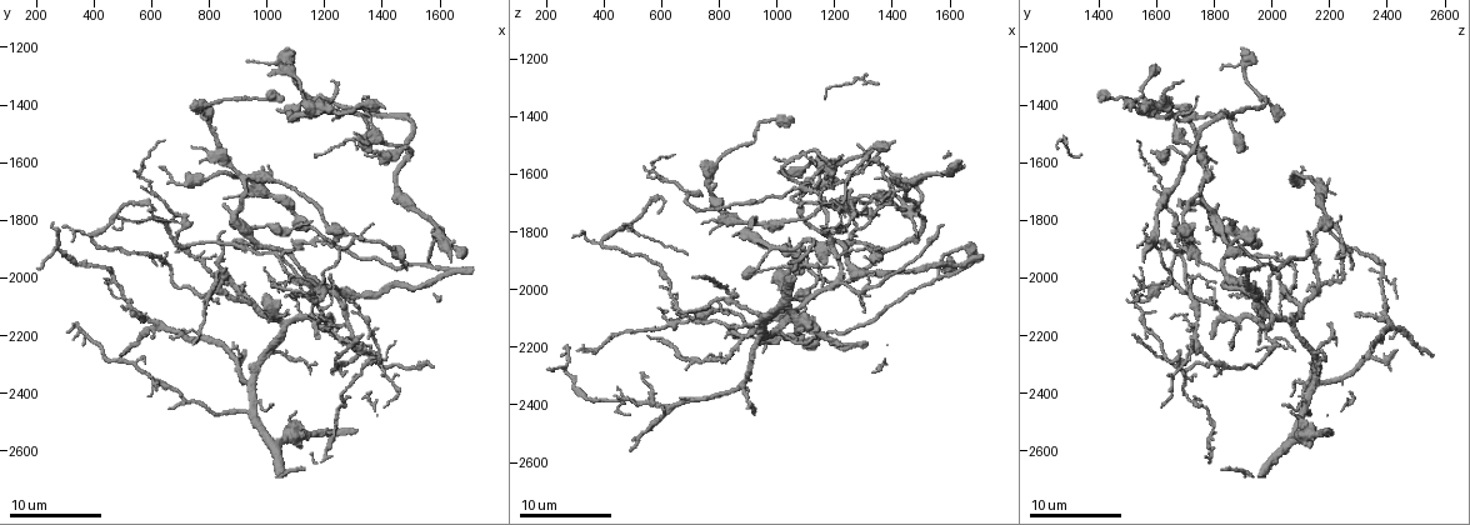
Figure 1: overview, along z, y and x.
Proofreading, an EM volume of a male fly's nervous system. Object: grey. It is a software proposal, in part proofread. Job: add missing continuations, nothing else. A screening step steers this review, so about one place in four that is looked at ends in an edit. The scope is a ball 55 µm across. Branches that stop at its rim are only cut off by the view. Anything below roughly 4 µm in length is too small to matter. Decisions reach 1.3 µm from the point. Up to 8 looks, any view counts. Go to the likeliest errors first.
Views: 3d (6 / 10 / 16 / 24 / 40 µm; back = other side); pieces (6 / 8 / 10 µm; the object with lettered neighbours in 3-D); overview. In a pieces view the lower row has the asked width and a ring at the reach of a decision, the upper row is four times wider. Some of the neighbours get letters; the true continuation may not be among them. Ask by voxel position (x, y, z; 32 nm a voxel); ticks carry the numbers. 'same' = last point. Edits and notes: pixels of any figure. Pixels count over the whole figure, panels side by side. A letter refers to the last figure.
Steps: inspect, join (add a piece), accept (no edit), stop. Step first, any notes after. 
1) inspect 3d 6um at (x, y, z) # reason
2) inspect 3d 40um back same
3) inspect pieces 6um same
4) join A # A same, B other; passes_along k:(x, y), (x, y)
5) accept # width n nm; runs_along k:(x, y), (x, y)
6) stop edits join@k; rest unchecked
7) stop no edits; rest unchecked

inspect 3d 10um at (1170, 2210, 1800) # branch stops here

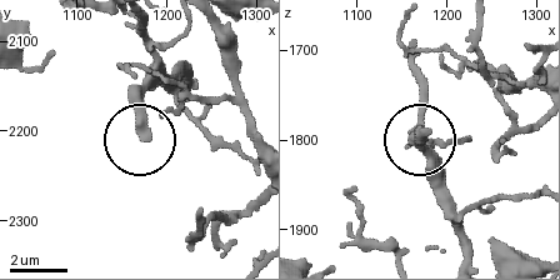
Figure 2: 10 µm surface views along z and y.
inspect pieces 10um same

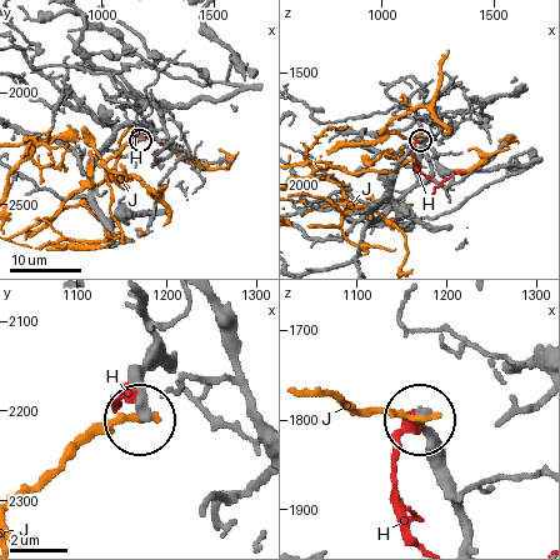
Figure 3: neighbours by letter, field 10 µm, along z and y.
accept # width 370 nm; H other, J other; runs_along 3:(141, 306), (155, 343), (141, 385), (141, 419); none of them fits

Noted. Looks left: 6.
inspect 3d 10um at (750, 2230, 1960) # free end

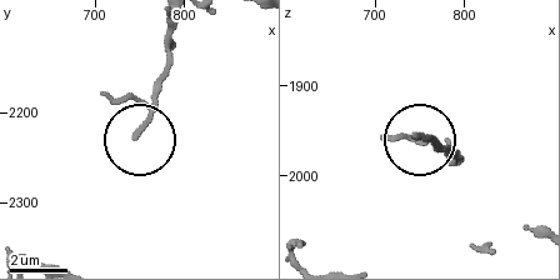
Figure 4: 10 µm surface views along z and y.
inspect pieces 8um at (750, 2225, 1955)

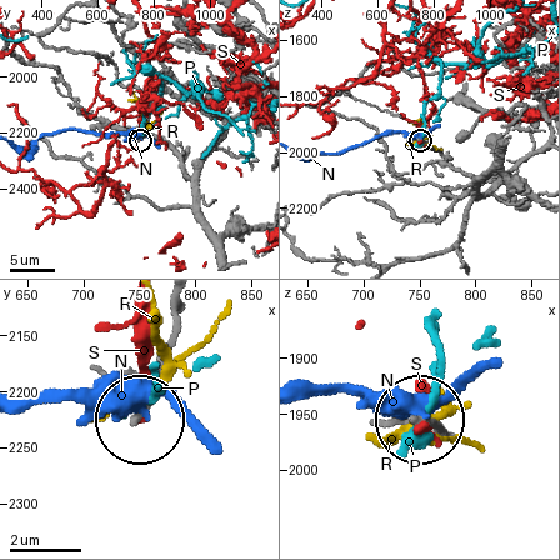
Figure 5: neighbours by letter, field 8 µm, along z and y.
accept # width 170 nm; N other, P other, R other, S other; no lettered piece goes on from it

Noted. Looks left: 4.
inspect pieces 6um at (540, 2120, 2300) # free end

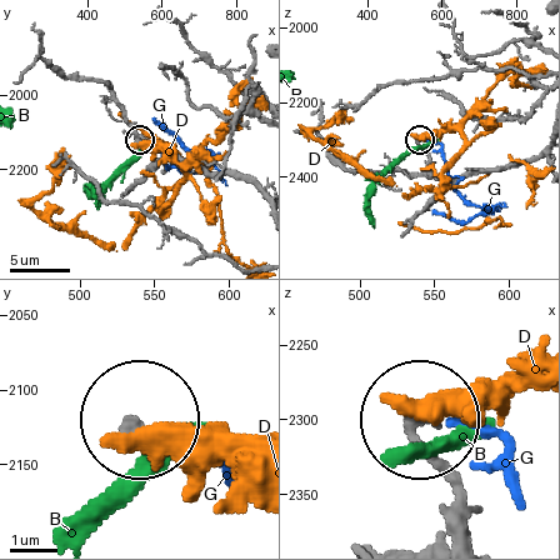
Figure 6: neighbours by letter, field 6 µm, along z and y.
accept # width 340 nm; B other, D other, G other; no lettered piece goes on from it

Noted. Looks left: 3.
inspect pieces 8um at (1080, 2060, 1860) # branch stops here

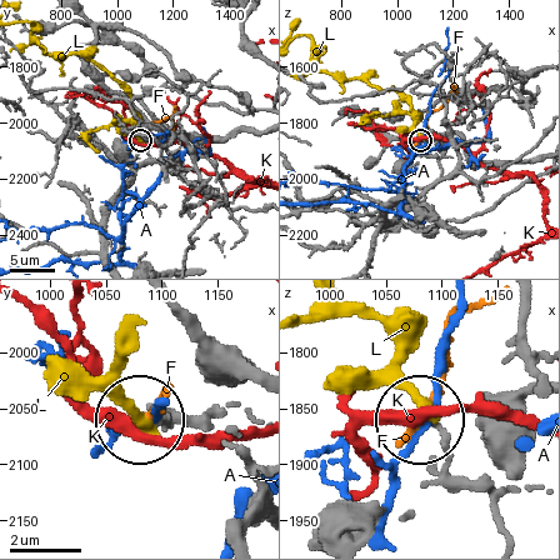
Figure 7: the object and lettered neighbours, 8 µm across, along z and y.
accept # A other, F other, K other, L other; none of them fits

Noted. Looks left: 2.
stop no edits; rest unchecked

